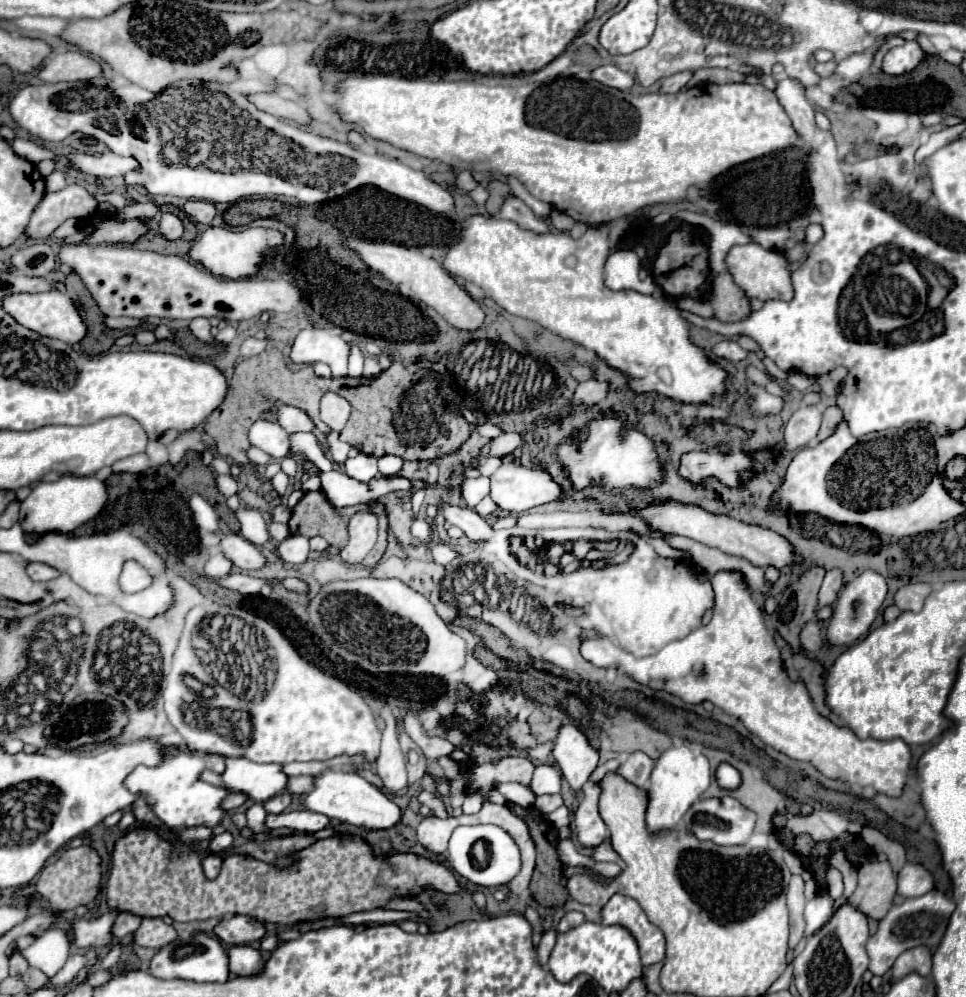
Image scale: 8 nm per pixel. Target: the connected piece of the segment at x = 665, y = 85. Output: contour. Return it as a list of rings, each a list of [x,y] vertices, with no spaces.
[[[686,70],[686,72],[678,72],[674,76],[668,76],[666,80],[662,80],[662,92],[680,92],[688,80],[692,78],[692,72]]]

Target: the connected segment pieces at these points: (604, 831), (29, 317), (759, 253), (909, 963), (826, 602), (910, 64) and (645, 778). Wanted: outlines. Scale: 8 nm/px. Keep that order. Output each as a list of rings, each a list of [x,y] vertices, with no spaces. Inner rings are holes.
[[[586,782],[582,792],[584,792],[584,800],[580,802],[574,814],[574,838],[578,844],[586,848],[594,848],[608,836],[608,826],[598,812],[602,786],[600,782]]]
[[[54,290],[54,292],[40,292],[40,294],[26,294],[26,292],[20,292],[20,294],[10,294],[2,300],[2,308],[18,322],[22,324],[24,328],[40,334],[40,336],[46,336],[46,338],[56,338],[56,340],[62,340],[66,344],[78,344],[84,334],[86,334],[86,326],[78,314],[78,310],[74,308],[72,300],[60,292],[60,290]]]
[[[744,244],[744,246],[734,246],[726,258],[728,270],[734,278],[734,282],[750,296],[758,300],[792,300],[794,298],[794,288],[790,280],[790,262],[786,254],[778,250],[766,250],[760,244]]]
[[[916,946],[898,956],[898,960],[892,966],[892,978],[900,980],[910,972],[918,972],[922,976],[928,976],[932,972],[932,952],[928,946]]]
[[[840,570],[826,572],[824,582],[820,586],[820,592],[818,592],[818,606],[816,606],[816,610],[834,604],[836,598],[838,598],[840,588],[842,588],[842,572]]]
[[[906,42],[904,46],[890,48],[882,60],[882,72],[888,76],[902,76],[912,72],[918,64],[922,64],[926,52],[920,48],[918,42]]]
[[[632,752],[628,756],[628,760],[616,770],[616,774],[620,774],[624,780],[634,782],[634,786],[638,786],[638,788],[646,788],[650,782],[652,768],[654,768],[654,762],[646,754]]]

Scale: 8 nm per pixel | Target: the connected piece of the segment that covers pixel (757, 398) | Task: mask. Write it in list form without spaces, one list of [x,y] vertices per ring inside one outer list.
[[[752,384],[750,390],[752,390],[752,410],[756,414],[764,416],[764,414],[776,414],[782,410],[782,398],[780,396],[772,396],[756,384]]]

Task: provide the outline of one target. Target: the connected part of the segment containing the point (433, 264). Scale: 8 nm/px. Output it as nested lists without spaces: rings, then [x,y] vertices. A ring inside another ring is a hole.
[[[350,238],[350,240],[346,240],[346,244],[372,270],[380,272],[390,282],[408,288],[418,300],[422,300],[424,304],[432,306],[452,328],[474,332],[474,330],[480,330],[484,326],[486,314],[484,314],[482,306],[476,300],[470,298],[470,294],[444,270],[444,266],[438,260],[426,258],[420,252],[412,250],[412,248],[390,244],[390,242],[366,242],[366,240],[352,240]]]

